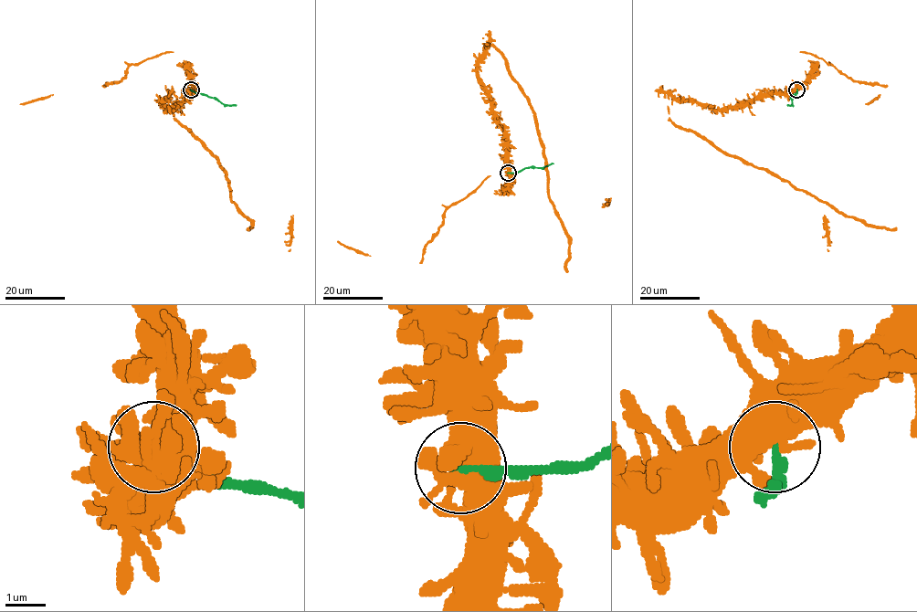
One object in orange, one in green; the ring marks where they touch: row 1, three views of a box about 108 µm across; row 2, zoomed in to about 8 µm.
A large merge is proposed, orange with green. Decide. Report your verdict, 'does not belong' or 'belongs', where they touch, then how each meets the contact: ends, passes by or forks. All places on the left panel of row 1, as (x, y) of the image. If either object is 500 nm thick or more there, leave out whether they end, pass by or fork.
does not belong | (191, 89) | orange passes by | green ends

